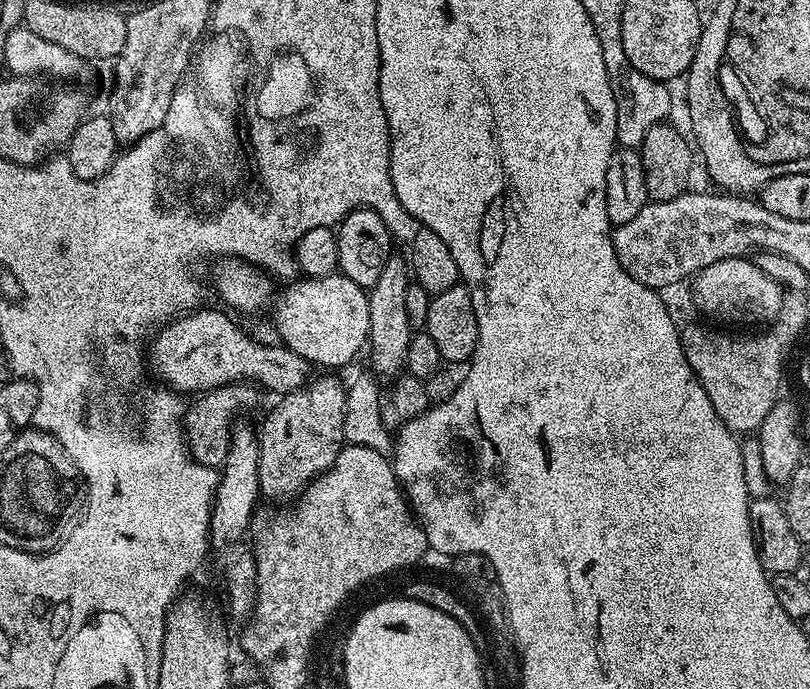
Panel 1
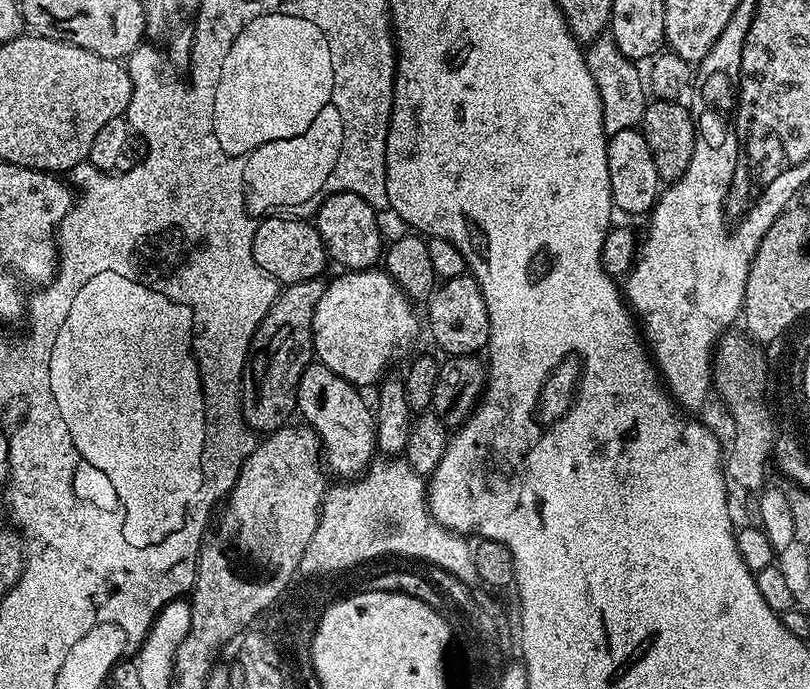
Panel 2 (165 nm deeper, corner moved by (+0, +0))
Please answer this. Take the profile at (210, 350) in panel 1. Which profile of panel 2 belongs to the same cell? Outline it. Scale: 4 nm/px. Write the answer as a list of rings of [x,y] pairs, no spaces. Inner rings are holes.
[[[313,362],[302,374],[296,391],[296,407],[304,415],[307,427],[313,428],[320,440],[322,460],[327,471],[336,478],[356,478],[374,460],[376,447],[376,417],[364,401],[359,387],[334,374],[325,364]]]

